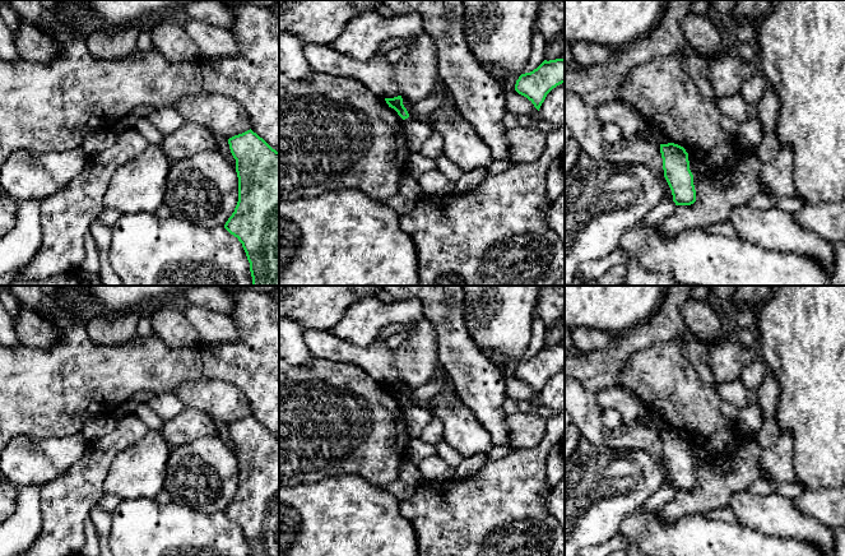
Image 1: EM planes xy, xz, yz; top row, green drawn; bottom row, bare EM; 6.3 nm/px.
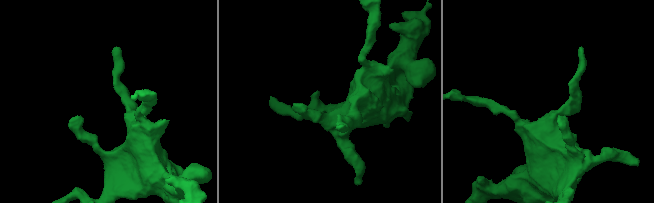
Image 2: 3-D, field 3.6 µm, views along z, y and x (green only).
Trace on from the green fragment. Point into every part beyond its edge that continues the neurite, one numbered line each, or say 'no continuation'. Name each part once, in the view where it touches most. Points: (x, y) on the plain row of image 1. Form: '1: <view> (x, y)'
no continuation

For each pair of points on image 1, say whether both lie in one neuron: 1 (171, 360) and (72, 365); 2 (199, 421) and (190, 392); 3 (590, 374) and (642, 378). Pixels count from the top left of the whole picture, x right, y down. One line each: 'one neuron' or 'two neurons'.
1: one neuron
2: two neurons
3: two neurons

